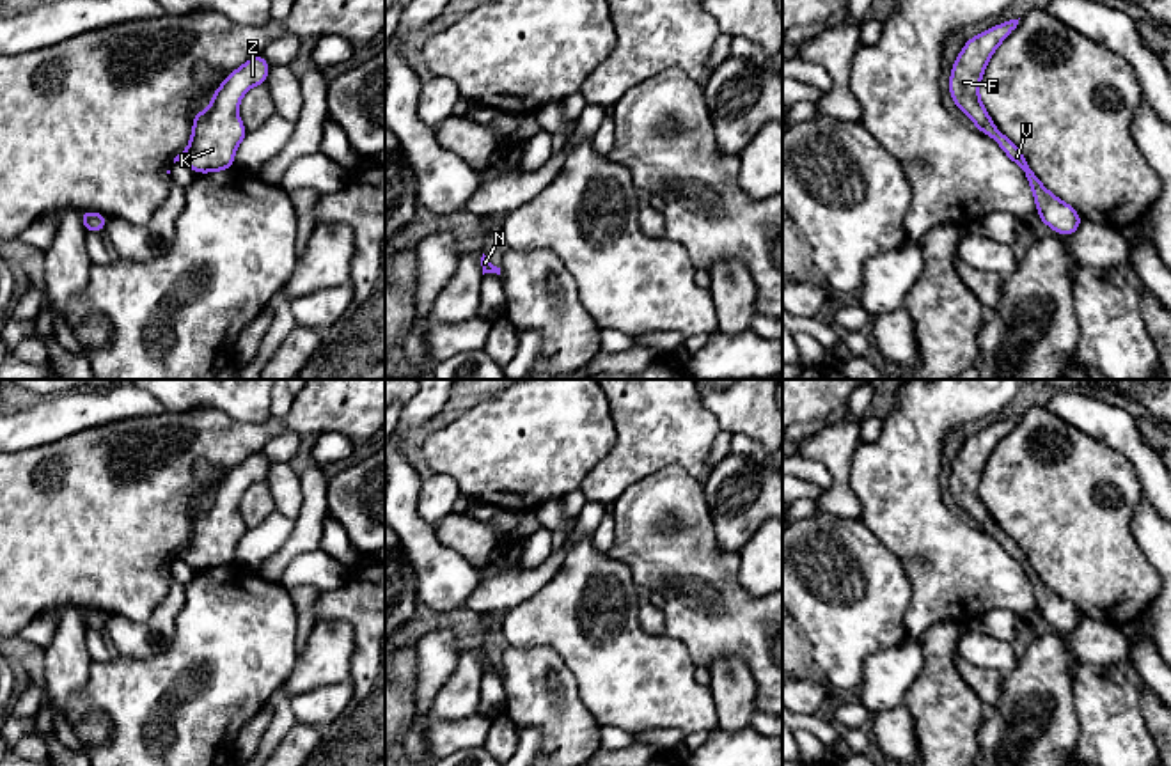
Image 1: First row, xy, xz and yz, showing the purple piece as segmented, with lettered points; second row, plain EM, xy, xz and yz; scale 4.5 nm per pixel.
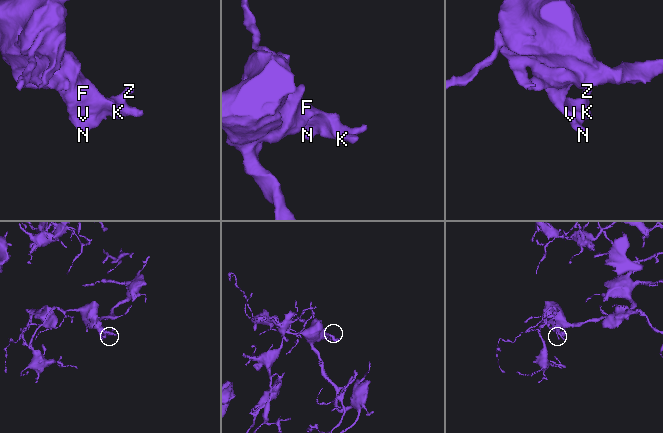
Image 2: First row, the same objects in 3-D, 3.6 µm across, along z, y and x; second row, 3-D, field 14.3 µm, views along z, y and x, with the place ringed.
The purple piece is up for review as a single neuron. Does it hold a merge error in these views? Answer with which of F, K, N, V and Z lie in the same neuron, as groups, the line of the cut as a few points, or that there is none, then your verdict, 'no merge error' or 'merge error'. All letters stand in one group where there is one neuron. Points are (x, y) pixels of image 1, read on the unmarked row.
F K N V Z; no cut; no merge error

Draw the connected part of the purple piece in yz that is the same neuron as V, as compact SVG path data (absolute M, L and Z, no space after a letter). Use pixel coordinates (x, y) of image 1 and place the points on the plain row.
M1018 417L1004 418L965 440L951 466L949 491L956 505L969 512L974 523L994 535L1006 553L1022 566L1031 583L1040 619L1068 635L1081 624L1082 615L1070 601L1059 598L1041 582L1017 541L997 527L978 491L990 454L1017 422Z

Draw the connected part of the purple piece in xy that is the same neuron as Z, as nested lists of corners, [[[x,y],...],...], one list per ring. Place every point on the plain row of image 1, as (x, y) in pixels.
[[[255,452],[243,463],[234,466],[224,477],[224,481],[211,491],[209,505],[206,509],[193,511],[190,541],[185,550],[174,555],[174,560],[181,559],[197,571],[222,569],[225,566],[232,566],[236,546],[248,530],[248,527],[243,523],[238,512],[240,498],[248,486],[252,486],[254,482],[266,481],[270,465],[271,463],[266,459],[263,452]]]

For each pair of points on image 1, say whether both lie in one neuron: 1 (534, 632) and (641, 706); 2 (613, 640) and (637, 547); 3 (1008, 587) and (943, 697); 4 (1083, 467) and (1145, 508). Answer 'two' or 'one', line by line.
1: one
2: two
3: two
4: two

